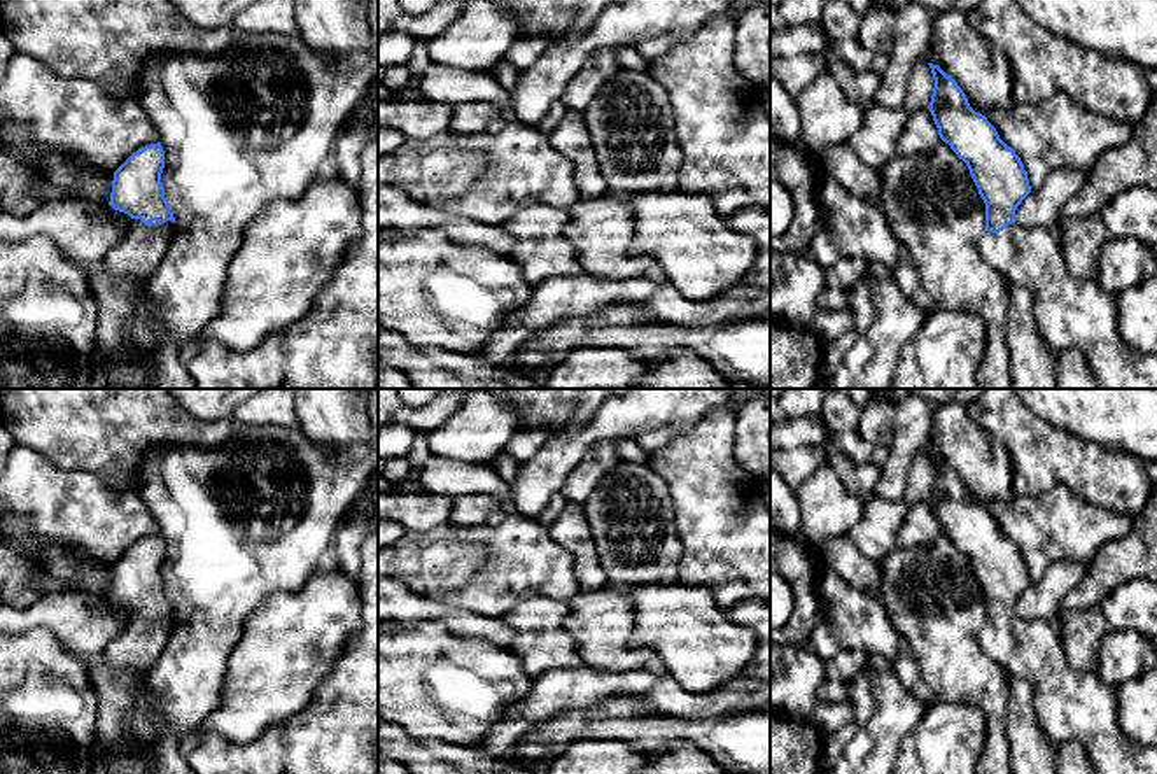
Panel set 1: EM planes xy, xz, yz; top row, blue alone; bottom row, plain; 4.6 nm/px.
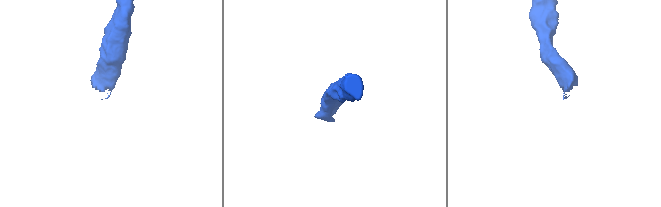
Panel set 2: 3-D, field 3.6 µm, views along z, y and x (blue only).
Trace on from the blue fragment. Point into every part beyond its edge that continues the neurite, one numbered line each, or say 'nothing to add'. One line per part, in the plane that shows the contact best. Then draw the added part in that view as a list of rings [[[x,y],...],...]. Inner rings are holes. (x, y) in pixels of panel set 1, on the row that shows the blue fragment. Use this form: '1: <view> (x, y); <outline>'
1: xy (137, 256); [[[131,219],[123,238],[105,254],[102,270],[123,280],[145,282],[159,268],[177,226],[172,221],[159,224],[152,221],[145,226],[140,219]]]

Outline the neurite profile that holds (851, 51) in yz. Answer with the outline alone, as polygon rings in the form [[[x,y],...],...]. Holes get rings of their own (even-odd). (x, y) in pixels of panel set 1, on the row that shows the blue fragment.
[[[858,39],[833,40],[833,51],[858,74],[870,72],[875,53],[866,51]]]

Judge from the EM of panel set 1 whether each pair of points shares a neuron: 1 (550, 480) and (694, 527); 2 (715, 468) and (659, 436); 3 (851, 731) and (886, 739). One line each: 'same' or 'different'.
1: different
2: different
3: different

